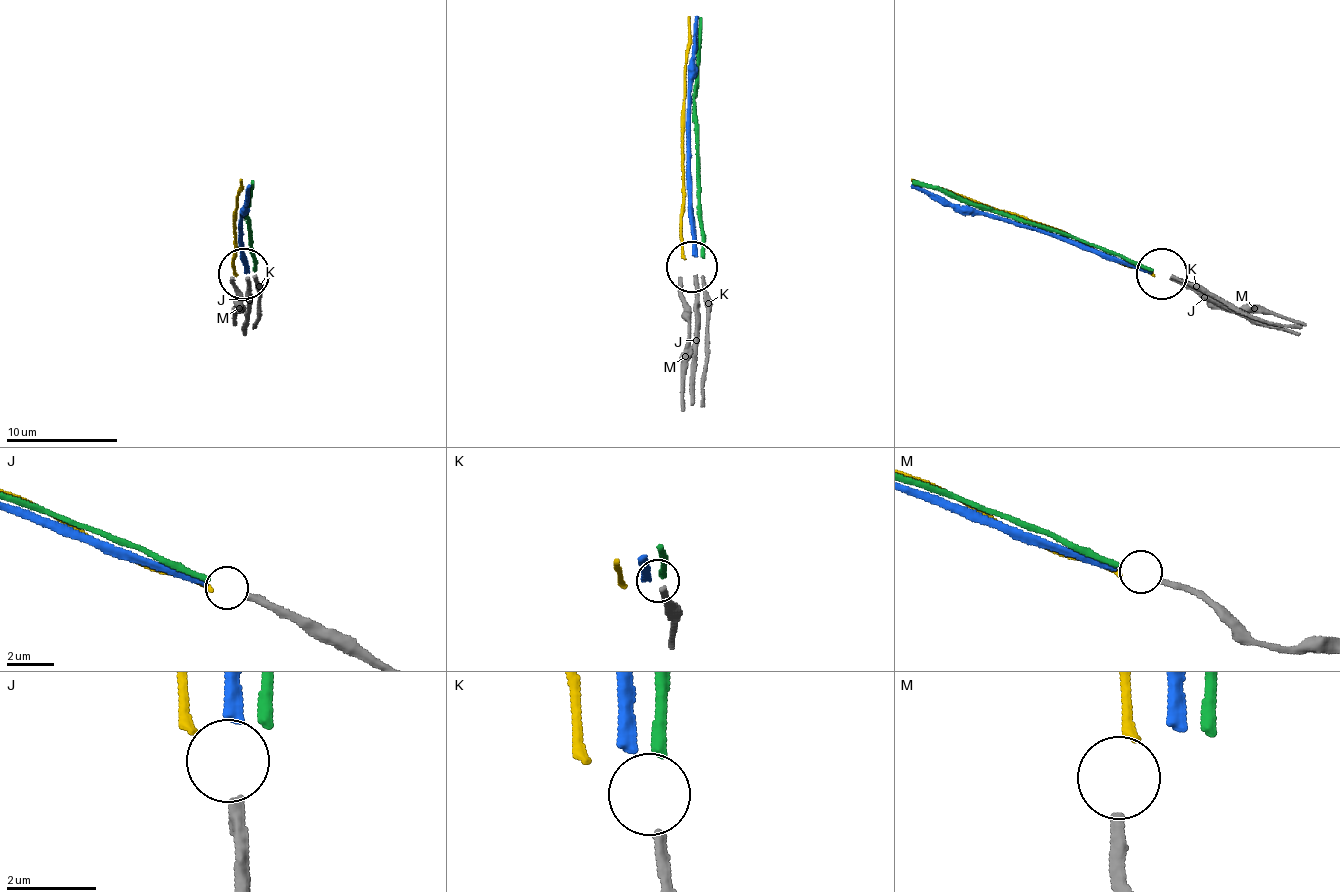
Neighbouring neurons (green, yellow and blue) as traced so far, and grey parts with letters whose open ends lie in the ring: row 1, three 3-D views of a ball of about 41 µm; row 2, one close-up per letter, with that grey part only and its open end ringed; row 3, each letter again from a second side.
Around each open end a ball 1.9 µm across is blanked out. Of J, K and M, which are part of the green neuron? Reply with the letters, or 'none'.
K

